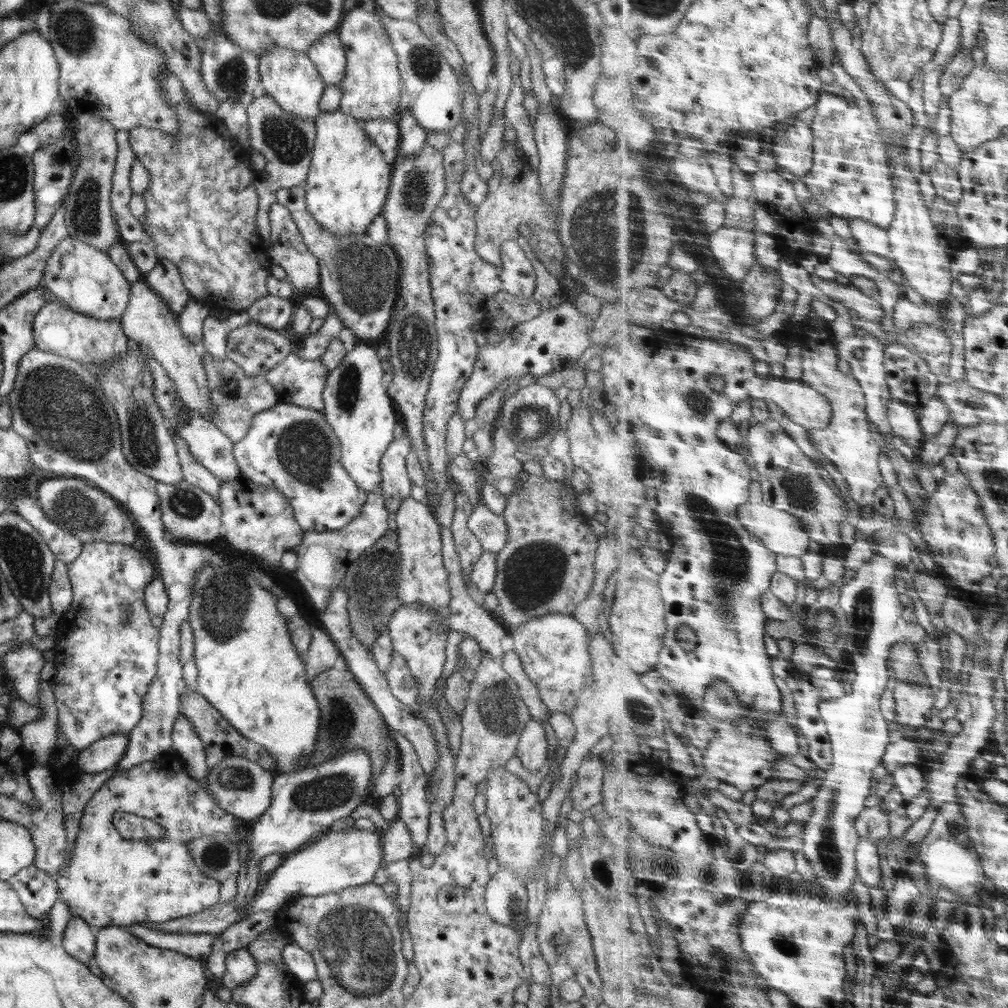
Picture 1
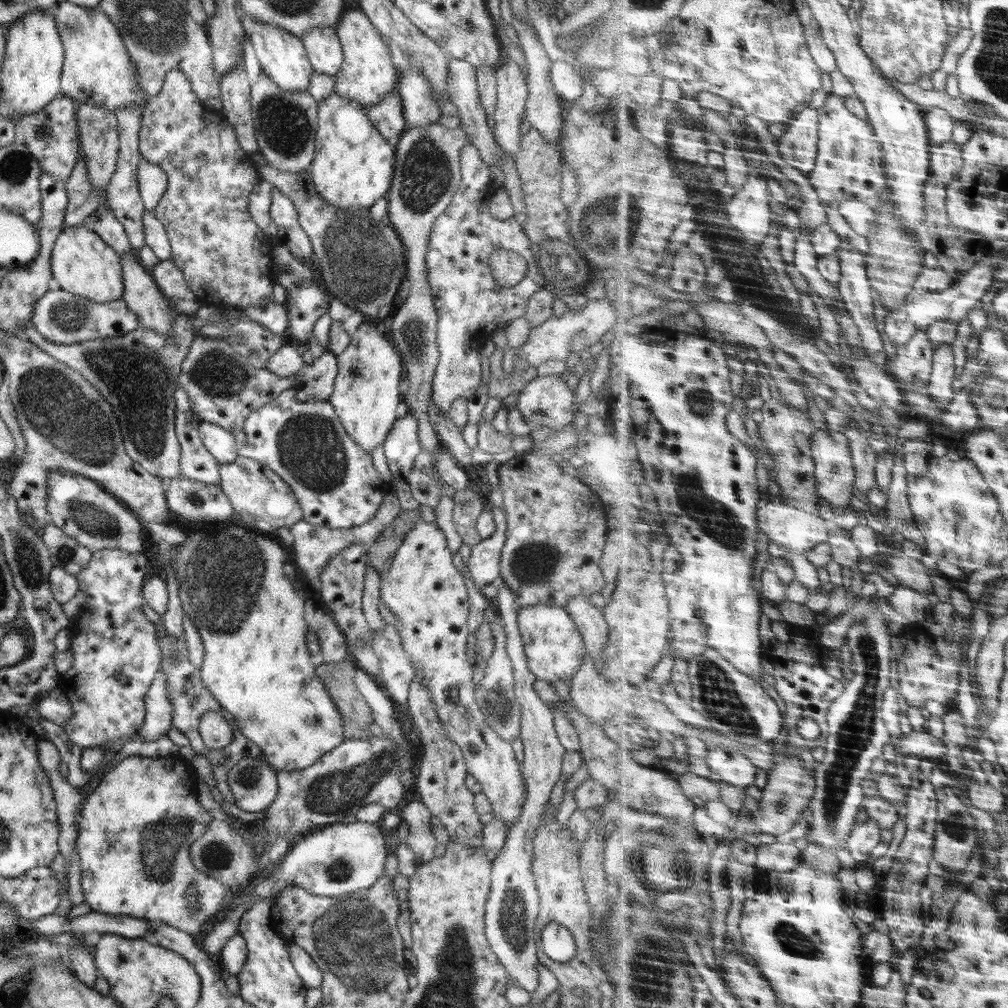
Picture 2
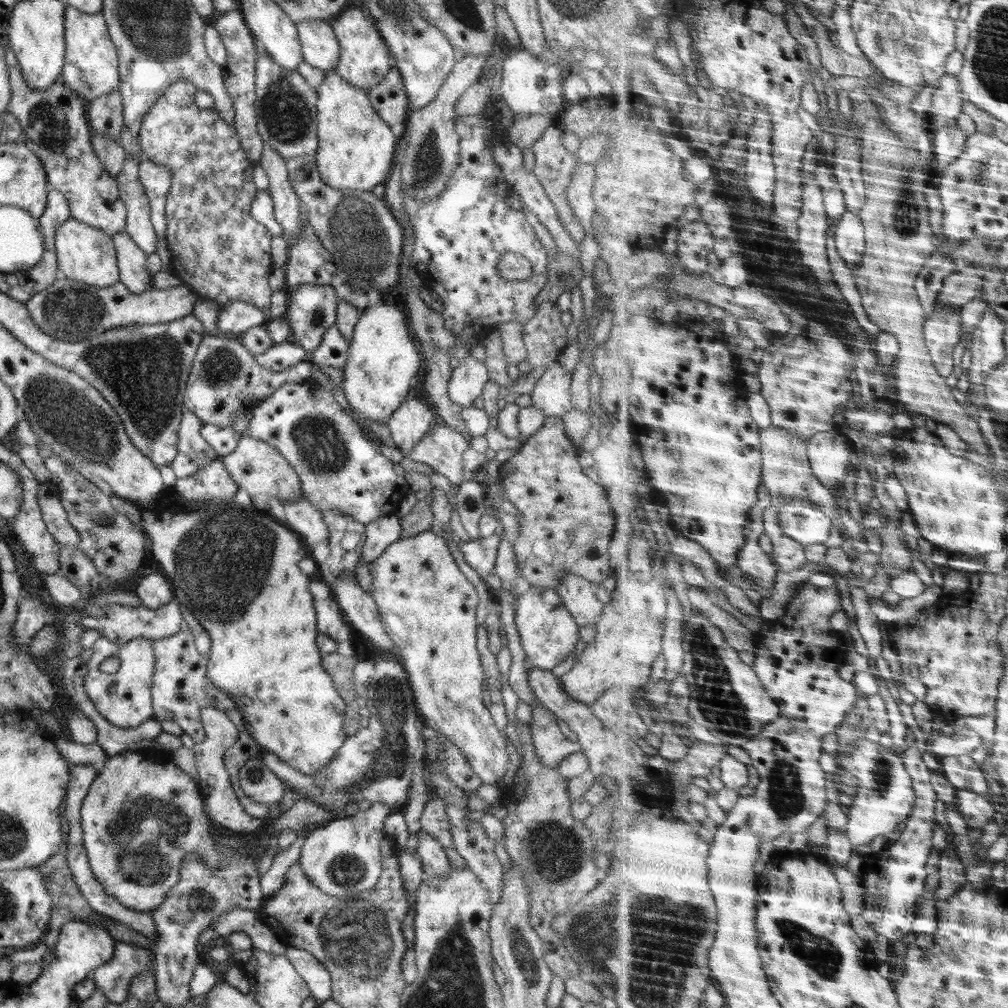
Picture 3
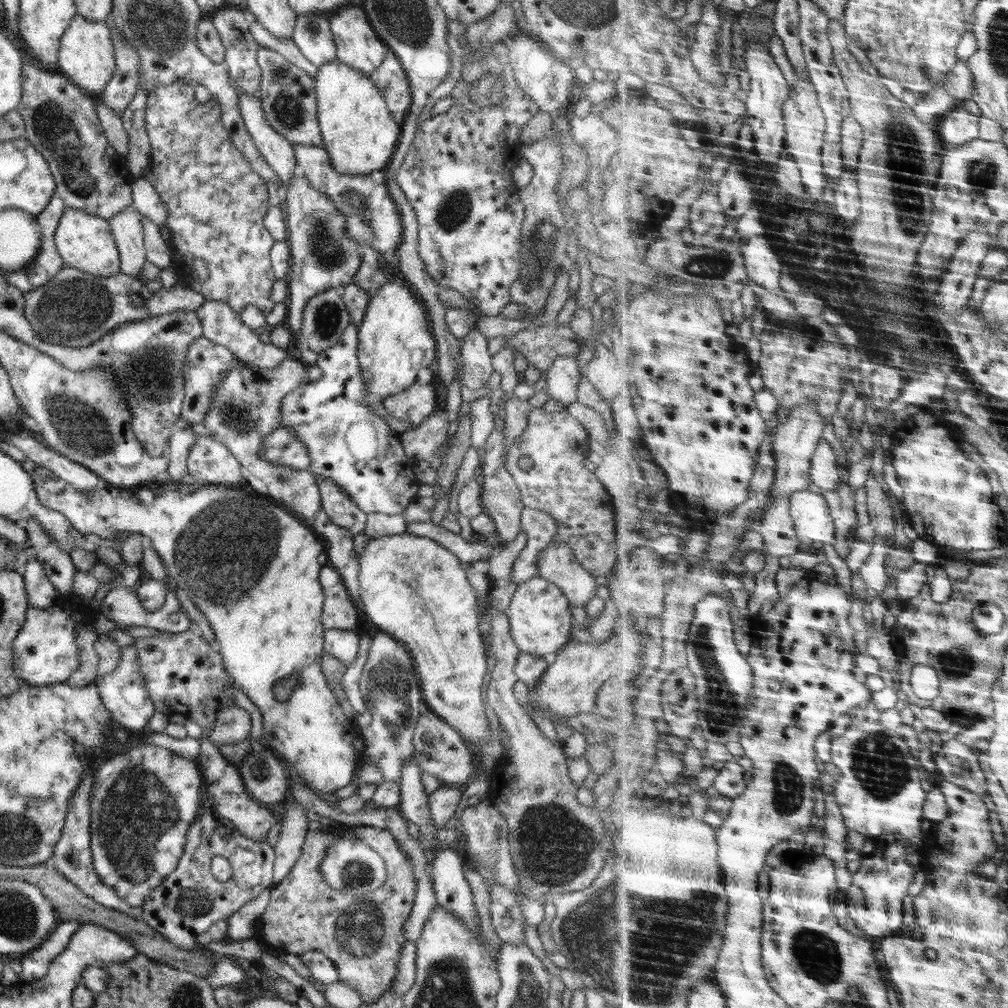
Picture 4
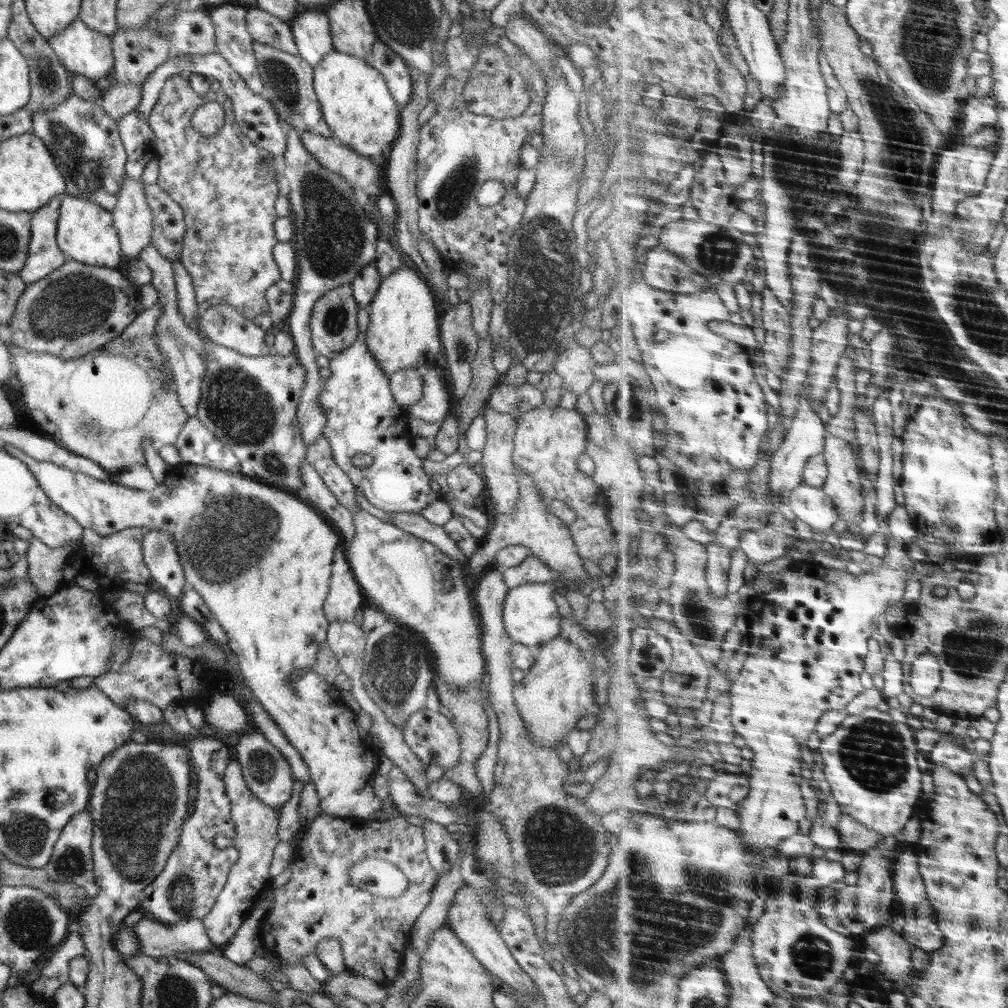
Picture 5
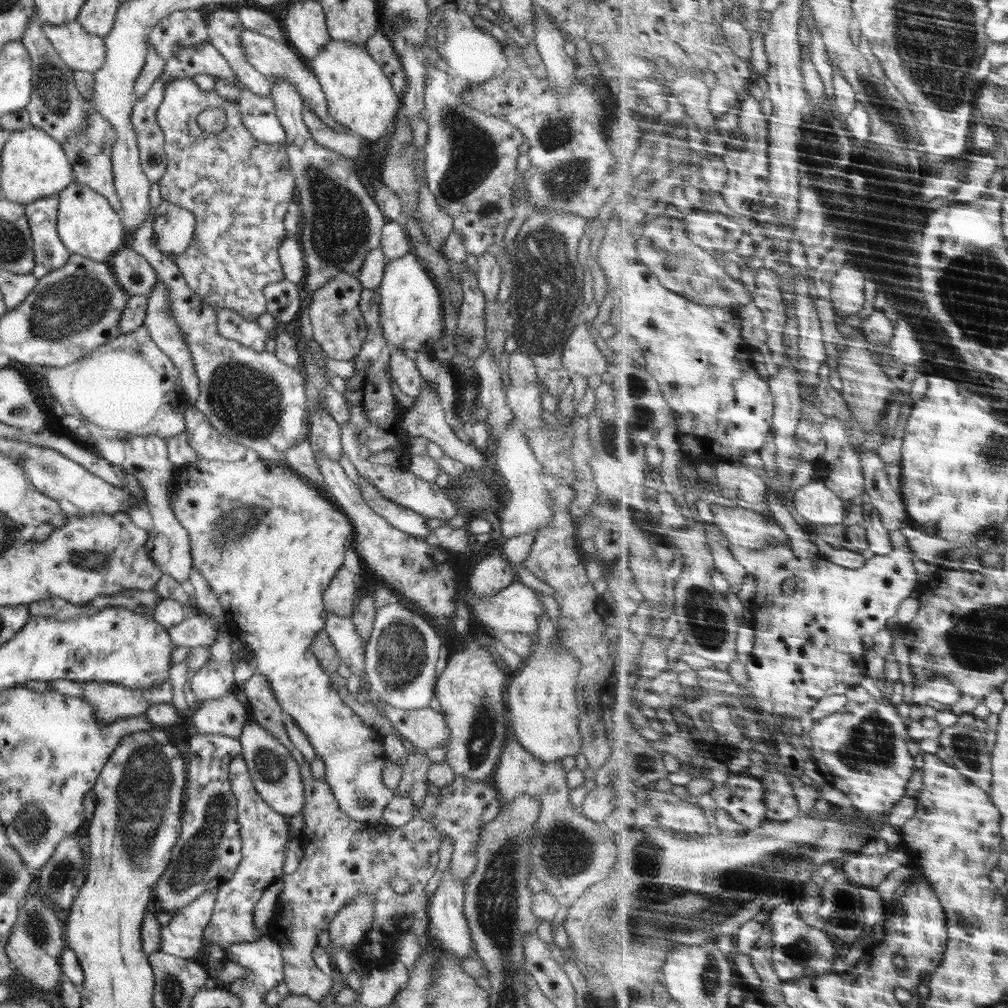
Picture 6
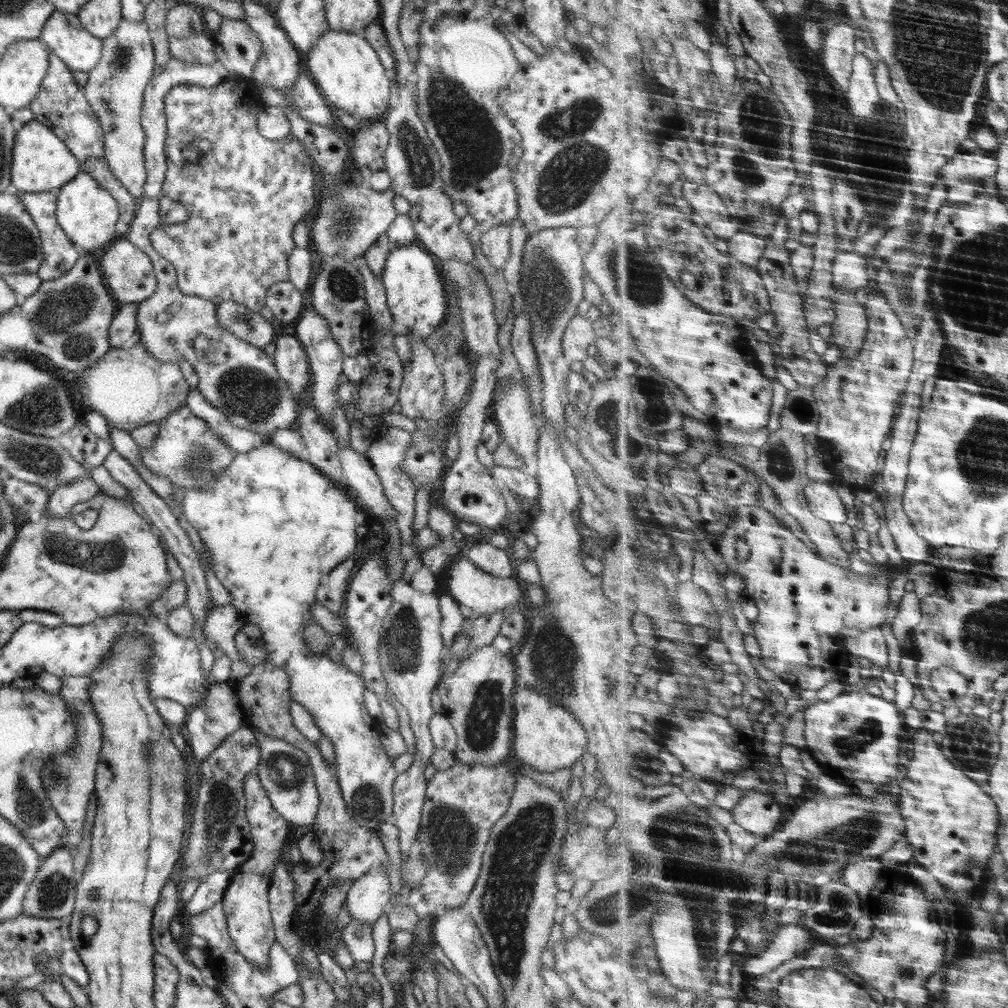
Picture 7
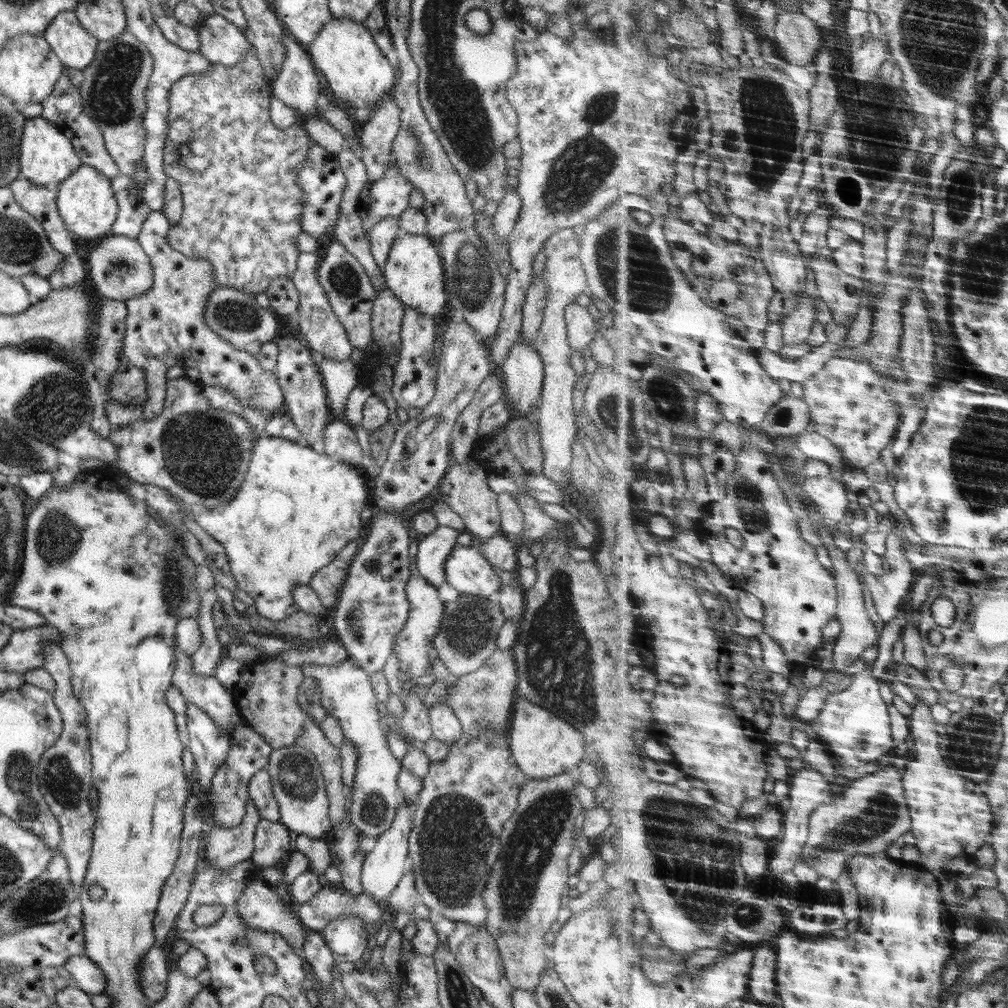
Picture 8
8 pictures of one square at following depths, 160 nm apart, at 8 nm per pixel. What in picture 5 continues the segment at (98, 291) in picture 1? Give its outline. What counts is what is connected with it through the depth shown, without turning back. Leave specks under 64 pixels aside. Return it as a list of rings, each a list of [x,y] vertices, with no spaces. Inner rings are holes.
[[[69,194],[61,199],[56,241],[60,251],[64,252],[68,259],[88,266],[120,269],[125,260],[112,213],[91,200],[80,200]]]

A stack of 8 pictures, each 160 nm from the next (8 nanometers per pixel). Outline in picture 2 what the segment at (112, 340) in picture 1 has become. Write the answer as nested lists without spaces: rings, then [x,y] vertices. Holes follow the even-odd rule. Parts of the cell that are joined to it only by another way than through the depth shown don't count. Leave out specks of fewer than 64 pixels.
[[[62,289],[46,291],[46,294],[35,302],[31,322],[43,338],[54,344],[78,344],[86,340],[104,340],[128,334],[140,327],[136,314],[127,307],[122,298],[98,304],[85,296],[76,296]]]

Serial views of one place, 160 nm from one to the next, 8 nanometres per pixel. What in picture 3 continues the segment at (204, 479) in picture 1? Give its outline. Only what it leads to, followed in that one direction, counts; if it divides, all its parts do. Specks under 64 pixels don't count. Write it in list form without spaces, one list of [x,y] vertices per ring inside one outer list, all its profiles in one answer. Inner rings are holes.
[[[183,409],[177,434],[177,455],[169,464],[179,480],[193,478],[215,458],[216,451],[201,435],[203,423],[190,409]]]

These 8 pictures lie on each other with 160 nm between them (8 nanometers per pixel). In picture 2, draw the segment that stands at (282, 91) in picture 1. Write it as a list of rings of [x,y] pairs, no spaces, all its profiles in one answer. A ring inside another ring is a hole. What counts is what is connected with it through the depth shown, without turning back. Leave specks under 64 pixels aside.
[[[263,20],[245,21],[247,36],[253,44],[261,70],[267,74],[284,92],[307,90],[311,76],[314,73],[311,62],[308,60],[305,46],[300,38],[296,38],[287,30],[266,24]]]

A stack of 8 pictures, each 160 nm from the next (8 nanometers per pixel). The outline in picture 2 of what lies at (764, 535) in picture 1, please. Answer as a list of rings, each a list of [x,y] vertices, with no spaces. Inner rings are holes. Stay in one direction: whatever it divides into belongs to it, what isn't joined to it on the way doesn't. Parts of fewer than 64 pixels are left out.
[[[768,499],[758,512],[759,527],[767,534],[773,544],[780,544],[782,547],[794,551],[796,554],[806,555],[808,551],[819,546],[819,544],[829,542],[831,537],[828,534],[826,518],[804,509],[796,508],[794,504],[782,502],[771,502]]]

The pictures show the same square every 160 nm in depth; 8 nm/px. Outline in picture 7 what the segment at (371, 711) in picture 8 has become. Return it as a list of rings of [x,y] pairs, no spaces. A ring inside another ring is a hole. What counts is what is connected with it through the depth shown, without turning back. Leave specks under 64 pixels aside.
[[[270,440],[264,441],[258,448],[253,448],[248,452],[239,453],[234,460],[214,479],[207,487],[197,489],[185,489],[182,493],[182,509],[185,519],[196,529],[199,537],[203,540],[203,544],[209,550],[211,556],[211,569],[214,571],[216,578],[222,586],[228,590],[228,595],[232,597],[231,606],[236,608],[242,617],[242,624],[254,624],[262,631],[262,643],[266,645],[267,653],[266,661],[272,665],[286,671],[289,676],[289,698],[299,702],[314,717],[316,726],[324,737],[328,737],[332,741],[336,758],[336,776],[340,785],[340,790],[346,803],[348,814],[362,826],[370,830],[377,830],[380,822],[386,822],[393,811],[393,784],[397,773],[394,770],[394,763],[391,756],[384,750],[380,741],[380,732],[376,718],[371,717],[364,706],[364,689],[365,680],[360,675],[354,675],[343,664],[335,664],[327,656],[317,656],[312,653],[302,638],[302,631],[308,623],[312,623],[310,616],[310,605],[314,603],[316,589],[320,585],[320,581],[324,575],[344,562],[351,556],[358,545],[358,536],[356,535],[356,526],[361,518],[362,508],[355,501],[354,493],[348,487],[341,488],[335,482],[332,482],[327,476],[324,476],[313,464],[310,464],[305,458],[296,458],[289,452],[282,450],[279,446],[274,445]]]

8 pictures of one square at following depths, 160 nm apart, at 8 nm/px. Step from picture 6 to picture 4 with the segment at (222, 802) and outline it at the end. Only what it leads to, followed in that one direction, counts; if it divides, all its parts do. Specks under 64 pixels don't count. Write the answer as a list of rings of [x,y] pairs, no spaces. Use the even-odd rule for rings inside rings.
[[[209,794],[203,795],[201,812],[188,828],[184,852],[178,860],[176,871],[170,873],[144,899],[141,919],[178,948],[196,951],[199,949],[197,937],[212,924],[232,916],[266,887],[272,887],[275,858],[274,849],[267,841],[256,842],[245,837],[231,821],[215,811],[213,798]],[[212,859],[232,868],[234,876],[222,882],[214,878]]]

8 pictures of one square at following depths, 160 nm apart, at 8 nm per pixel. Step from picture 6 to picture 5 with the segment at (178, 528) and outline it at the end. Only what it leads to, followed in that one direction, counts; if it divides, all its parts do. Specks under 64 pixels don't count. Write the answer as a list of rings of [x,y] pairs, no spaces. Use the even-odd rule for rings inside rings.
[[[155,528],[147,529],[141,549],[153,582],[165,590],[170,599],[180,598],[187,583],[172,535]]]

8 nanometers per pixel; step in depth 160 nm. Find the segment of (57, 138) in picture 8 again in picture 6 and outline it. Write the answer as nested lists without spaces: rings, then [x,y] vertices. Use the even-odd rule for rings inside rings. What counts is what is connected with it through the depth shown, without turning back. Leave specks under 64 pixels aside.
[[[34,126],[12,131],[1,156],[1,188],[6,199],[18,204],[30,204],[40,198],[58,198],[60,191],[75,182],[74,171],[62,146]]]

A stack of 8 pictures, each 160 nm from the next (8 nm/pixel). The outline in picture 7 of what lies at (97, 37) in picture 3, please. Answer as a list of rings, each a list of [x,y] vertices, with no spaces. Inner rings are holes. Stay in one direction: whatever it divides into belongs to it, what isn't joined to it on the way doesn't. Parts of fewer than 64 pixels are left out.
[[[52,11],[48,20],[43,24],[38,39],[73,71],[89,73],[101,57],[102,39],[92,36],[92,33],[83,27],[77,15],[69,12]]]

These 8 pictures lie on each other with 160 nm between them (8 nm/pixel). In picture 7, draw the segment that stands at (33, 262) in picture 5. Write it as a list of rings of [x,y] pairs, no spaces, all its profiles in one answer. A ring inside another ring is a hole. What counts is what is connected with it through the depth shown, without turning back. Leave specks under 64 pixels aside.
[[[18,192],[18,196],[33,218],[34,224],[39,230],[40,239],[42,240],[42,253],[44,253],[45,259],[35,273],[42,281],[52,280],[62,276],[65,272],[68,272],[69,268],[72,268],[76,264],[76,261],[80,258],[80,252],[58,224],[55,214],[57,207],[56,192]]]

